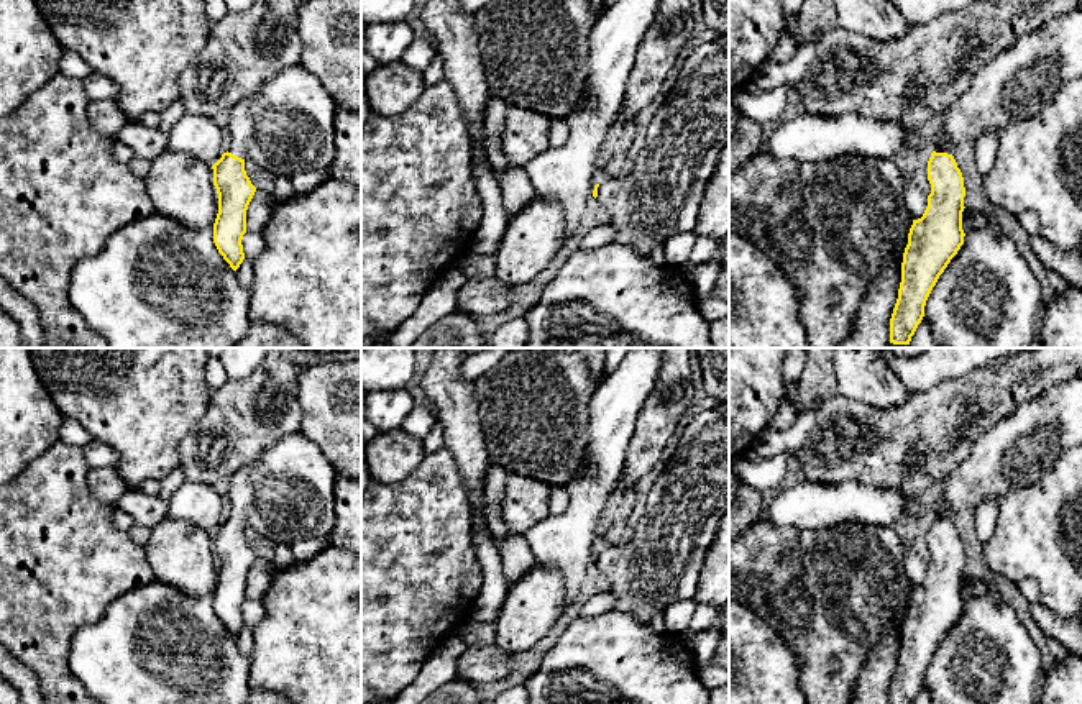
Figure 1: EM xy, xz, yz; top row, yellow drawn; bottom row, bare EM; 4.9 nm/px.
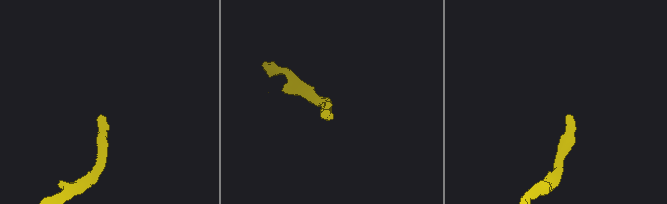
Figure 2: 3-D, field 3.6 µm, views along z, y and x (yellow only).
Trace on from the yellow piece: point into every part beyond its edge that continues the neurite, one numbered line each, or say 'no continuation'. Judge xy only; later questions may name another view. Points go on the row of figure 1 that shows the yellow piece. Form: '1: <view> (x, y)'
1: xy (288, 127)

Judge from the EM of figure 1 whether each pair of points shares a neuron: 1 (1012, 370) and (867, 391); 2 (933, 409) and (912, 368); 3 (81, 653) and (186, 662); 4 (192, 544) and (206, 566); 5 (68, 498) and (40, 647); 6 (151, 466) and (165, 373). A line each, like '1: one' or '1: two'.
1: two
2: two
3: one
4: one
5: one
6: one

